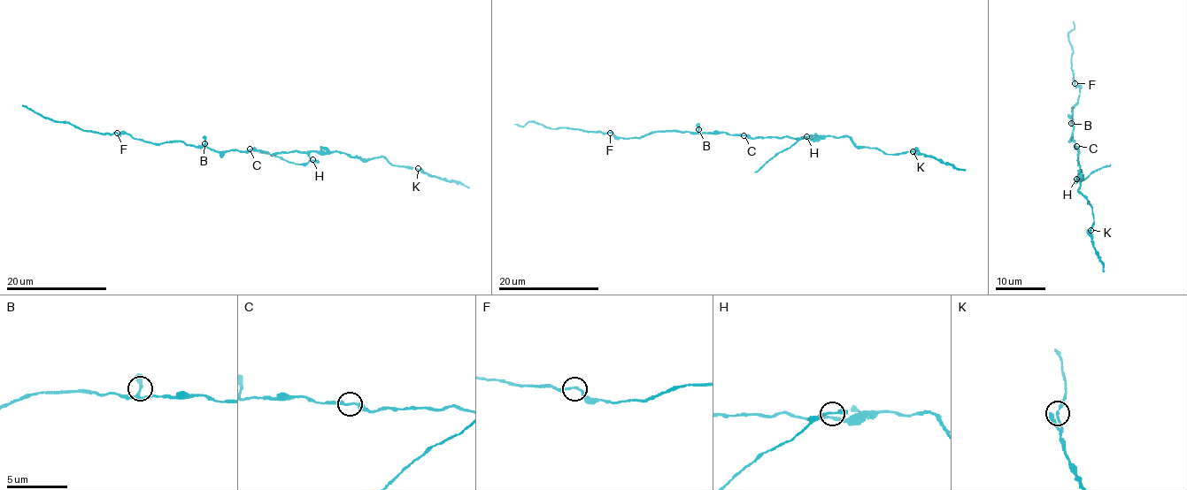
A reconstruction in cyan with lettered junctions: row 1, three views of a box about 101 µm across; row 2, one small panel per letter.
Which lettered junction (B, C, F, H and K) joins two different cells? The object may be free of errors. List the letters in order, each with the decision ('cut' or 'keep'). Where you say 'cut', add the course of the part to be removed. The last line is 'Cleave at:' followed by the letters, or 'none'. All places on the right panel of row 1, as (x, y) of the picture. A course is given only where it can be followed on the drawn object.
B: keep
C: keep
F: keep
H: cut; course (1075, 179), (1085, 179), (1098, 168), (1111, 164)
K: keep
Cleave at: H

